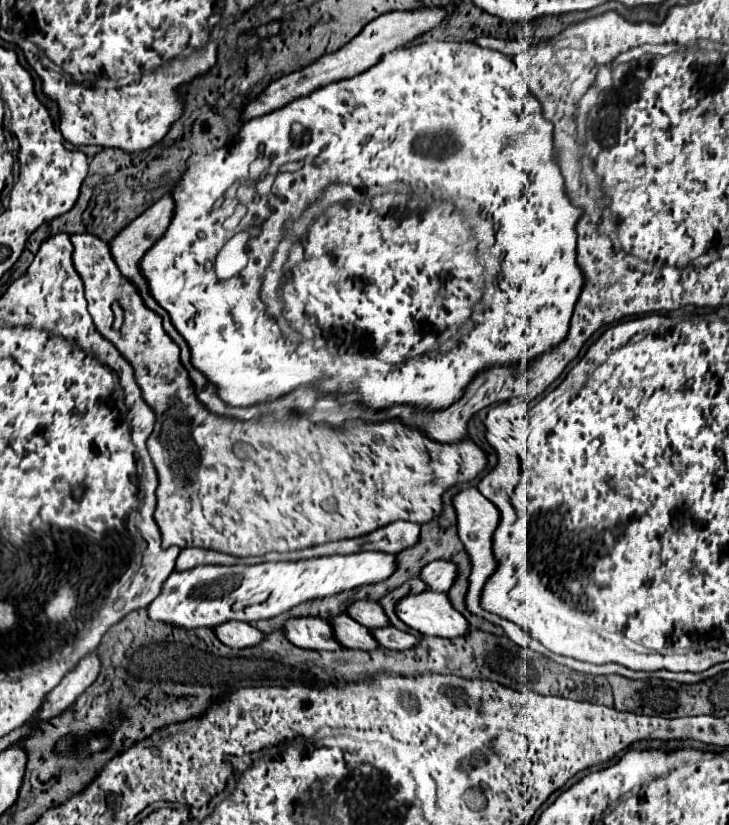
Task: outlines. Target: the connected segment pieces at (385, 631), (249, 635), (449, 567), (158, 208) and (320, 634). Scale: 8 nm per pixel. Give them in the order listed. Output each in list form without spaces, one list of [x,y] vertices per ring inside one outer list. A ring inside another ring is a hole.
[[[386,626],[386,628],[378,628],[372,630],[374,638],[380,642],[380,646],[388,648],[388,650],[408,650],[416,646],[416,638],[408,632],[402,632],[394,626]]]
[[[226,622],[226,624],[220,624],[214,628],[216,636],[230,648],[250,648],[250,646],[256,646],[260,644],[260,640],[264,640],[264,634],[250,626],[248,622]]]
[[[448,560],[430,562],[424,566],[424,570],[420,570],[420,578],[428,584],[430,590],[448,592],[456,580],[456,564]]]
[[[172,194],[162,196],[156,204],[152,204],[142,216],[138,216],[134,222],[130,222],[112,242],[110,242],[110,252],[120,268],[120,272],[132,282],[136,284],[136,288],[140,290],[142,298],[148,298],[148,282],[144,280],[142,272],[140,272],[140,258],[144,258],[144,252],[148,252],[148,248],[152,248],[152,244],[156,244],[156,240],[160,240],[160,236],[164,236],[164,232],[168,230],[168,224],[172,222],[174,216],[174,198]]]
[[[290,618],[284,626],[284,634],[292,644],[298,648],[308,650],[336,650],[342,648],[340,642],[336,642],[334,628],[328,620],[322,618]]]

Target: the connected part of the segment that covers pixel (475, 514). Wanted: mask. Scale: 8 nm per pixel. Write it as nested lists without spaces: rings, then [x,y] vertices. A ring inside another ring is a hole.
[[[474,486],[458,492],[454,496],[454,508],[456,508],[456,514],[458,514],[458,536],[470,556],[470,562],[472,562],[472,574],[470,574],[470,588],[468,588],[468,596],[466,596],[466,606],[470,612],[486,618],[488,622],[494,622],[494,614],[486,612],[482,606],[480,606],[480,594],[482,594],[482,588],[484,584],[488,582],[488,578],[492,576],[492,572],[496,570],[496,560],[494,560],[494,554],[492,554],[492,534],[498,526],[498,520],[500,520],[500,514],[498,514],[498,508],[486,500]]]

